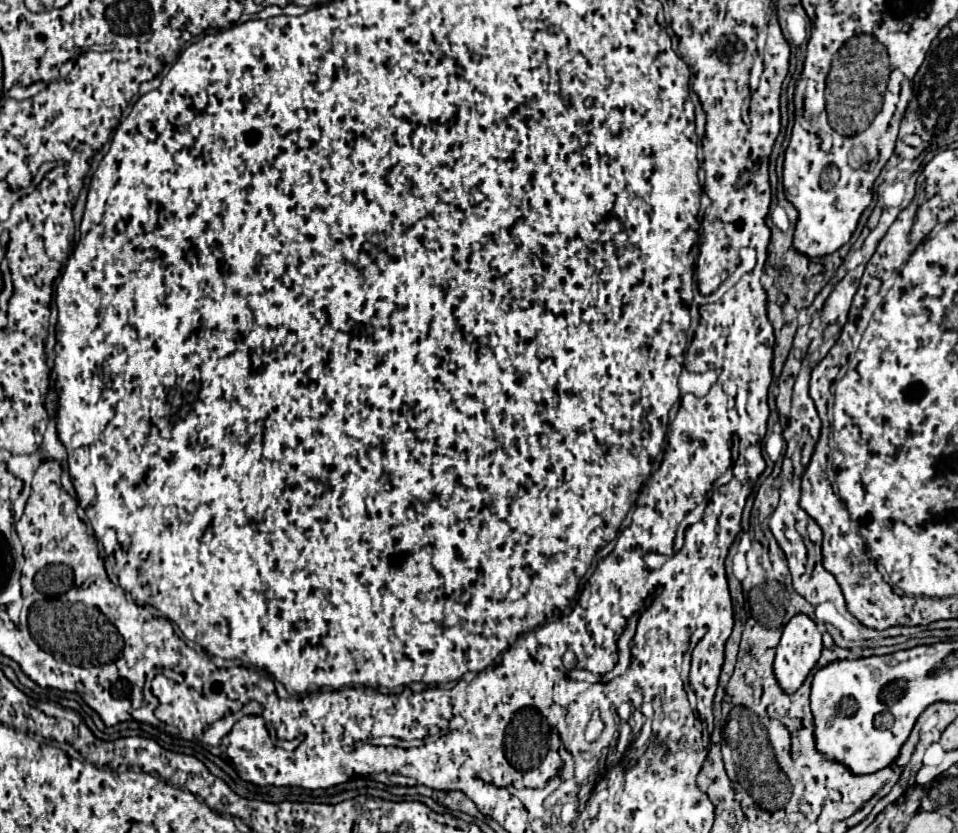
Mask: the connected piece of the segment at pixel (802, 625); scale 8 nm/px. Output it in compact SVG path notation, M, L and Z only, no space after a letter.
M804 613L794 615L784 625L782 639L780 639L778 647L776 647L776 659L774 659L774 675L776 675L780 687L786 693L794 693L802 685L802 681L810 673L810 669L816 665L816 661L820 657L820 651L822 651L822 633L816 627L816 623Z

